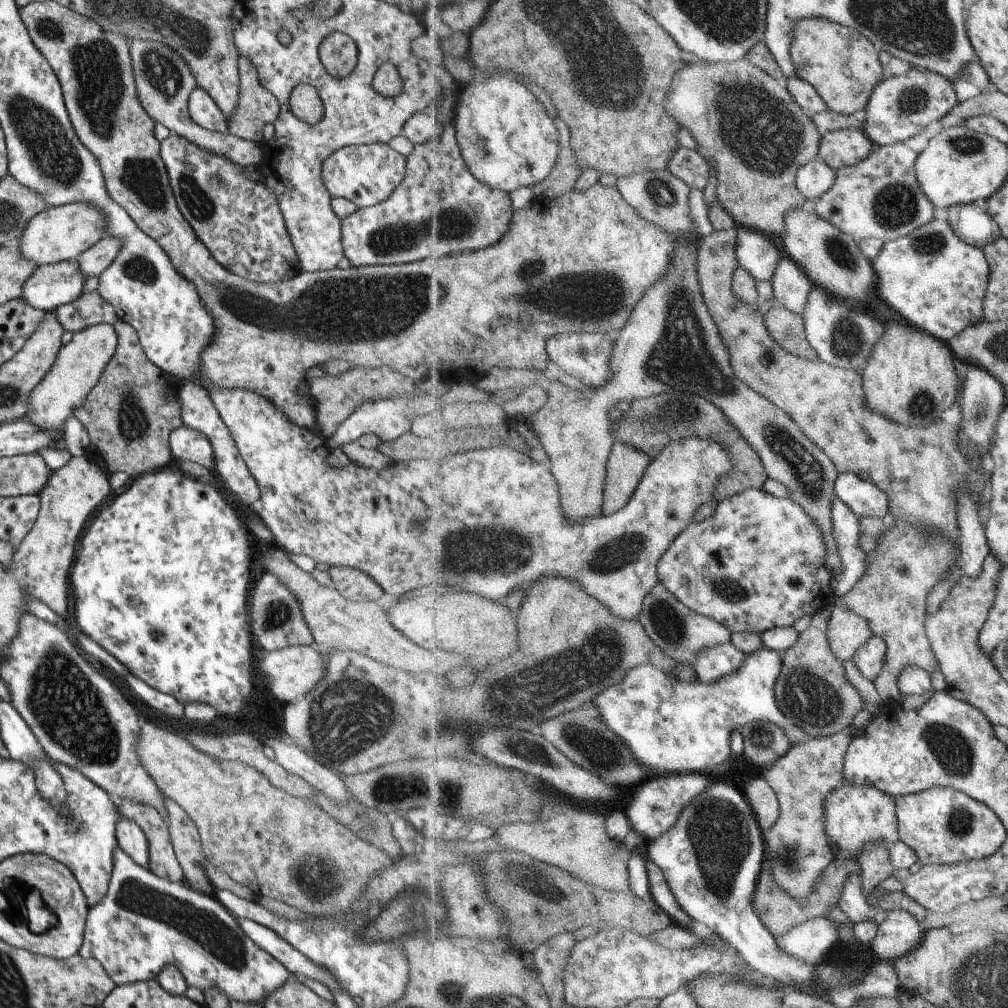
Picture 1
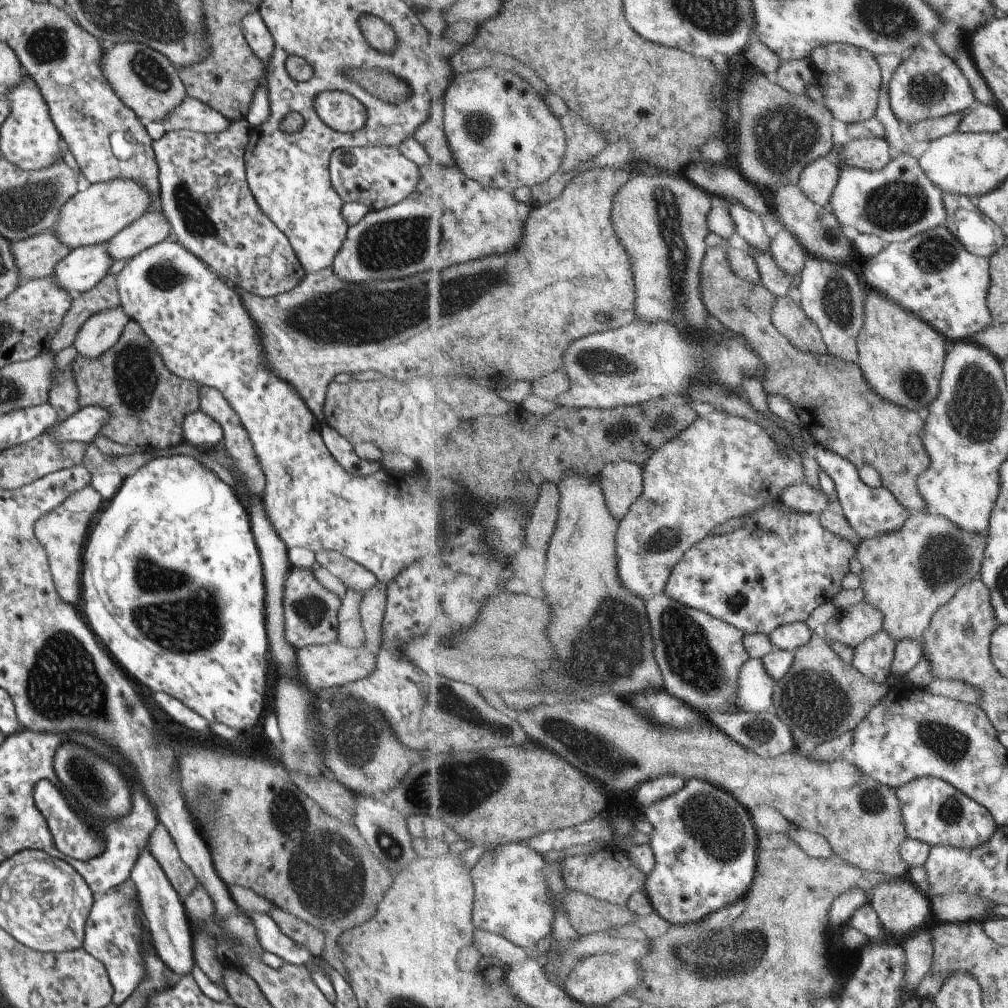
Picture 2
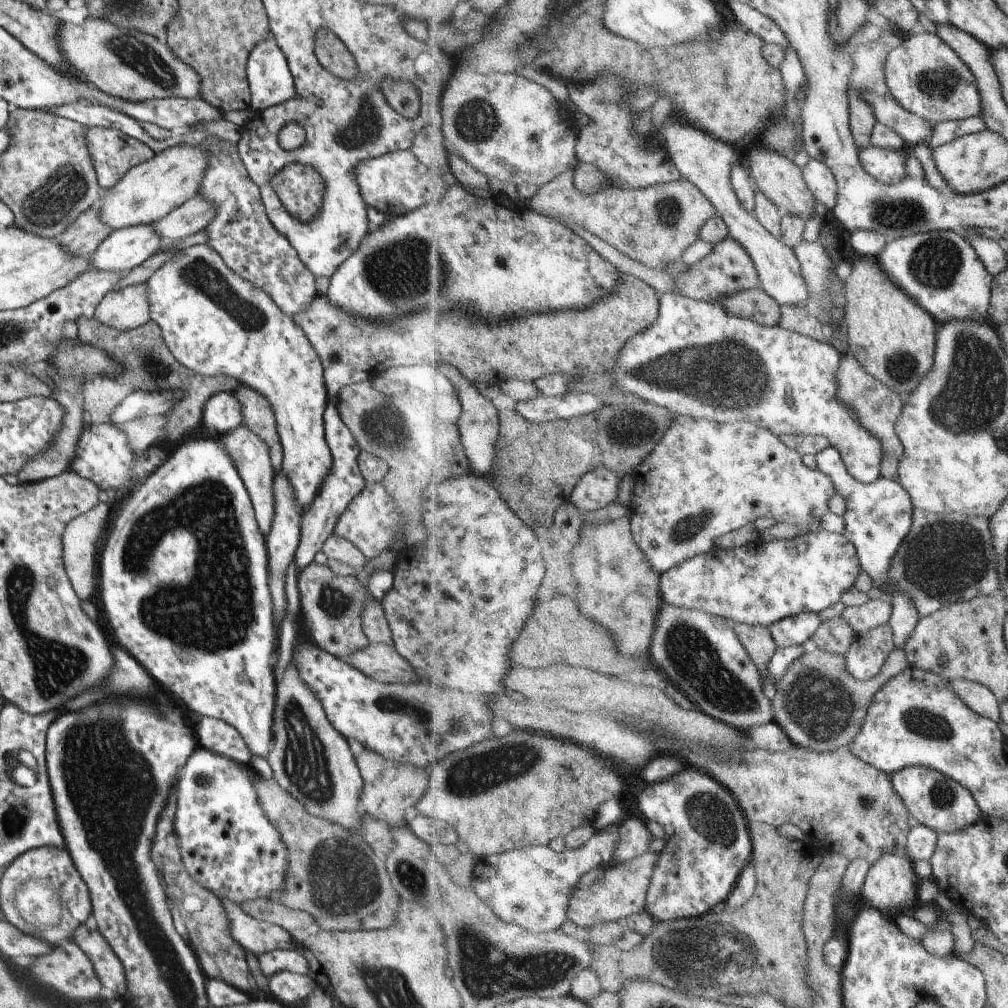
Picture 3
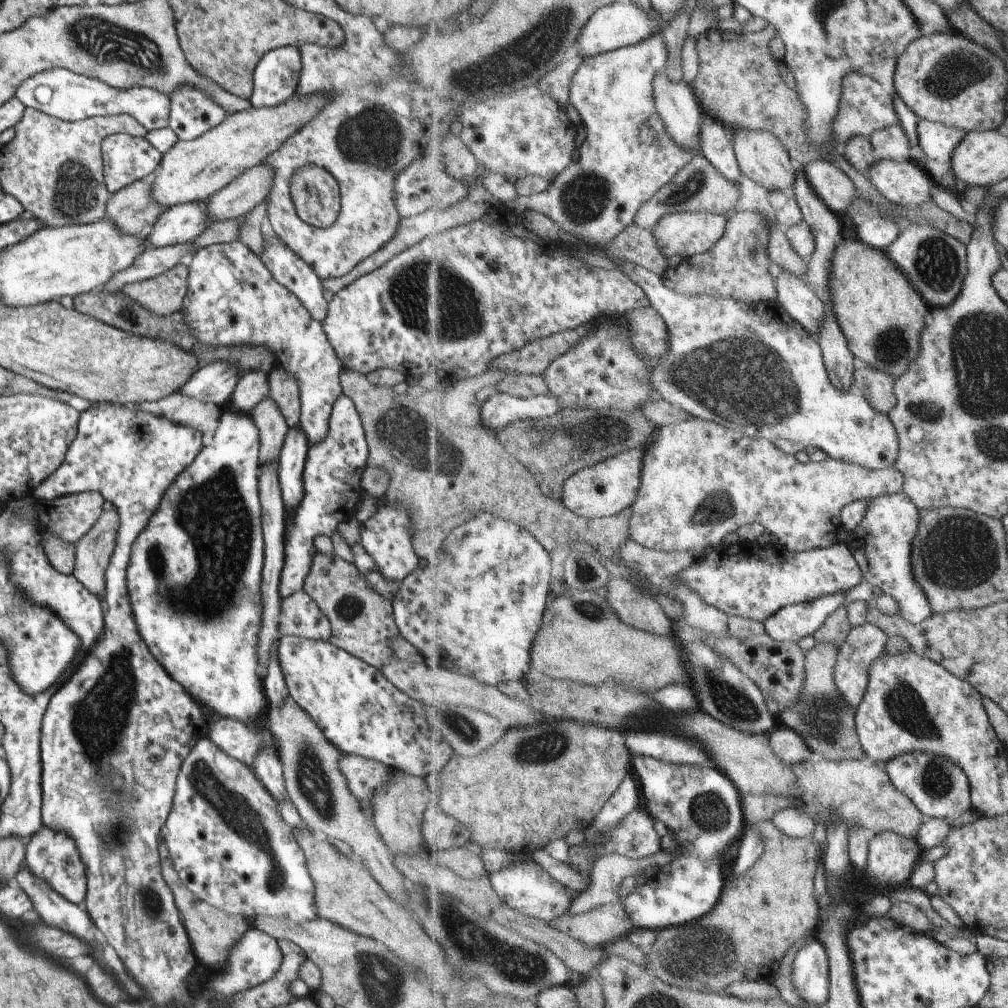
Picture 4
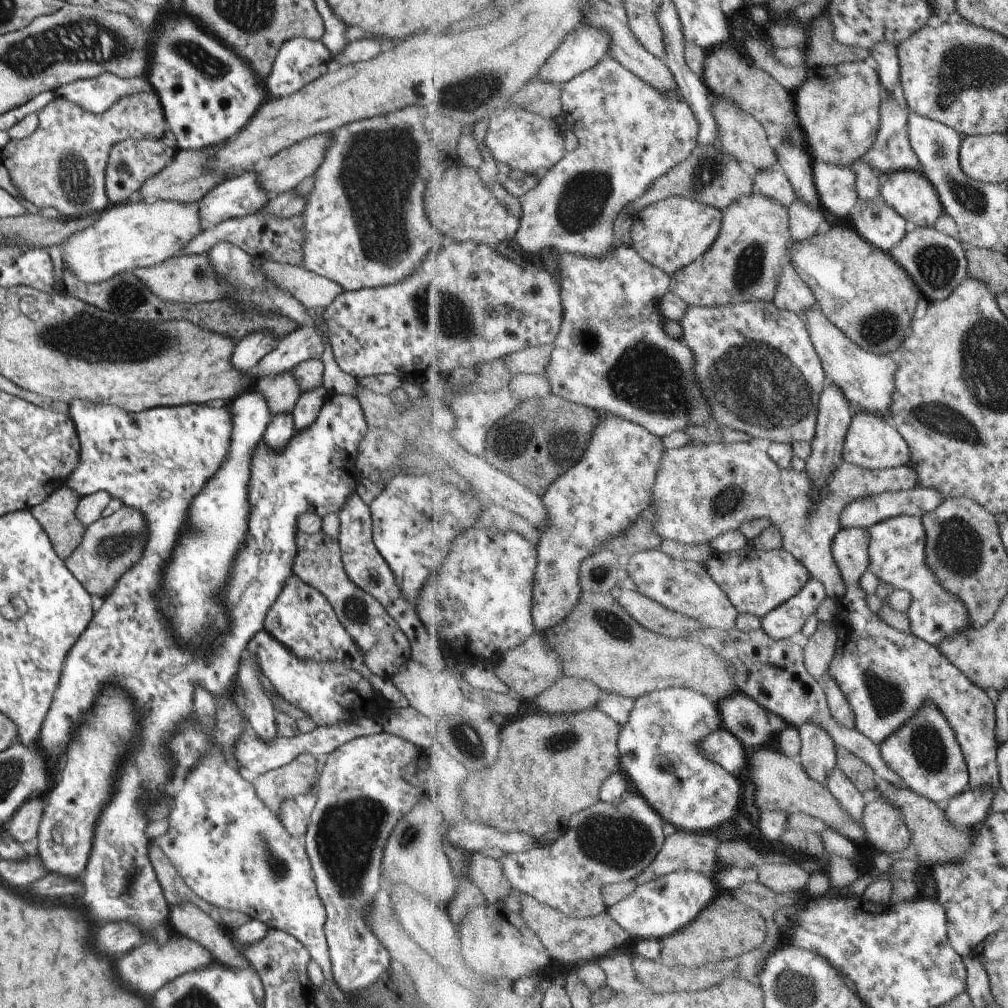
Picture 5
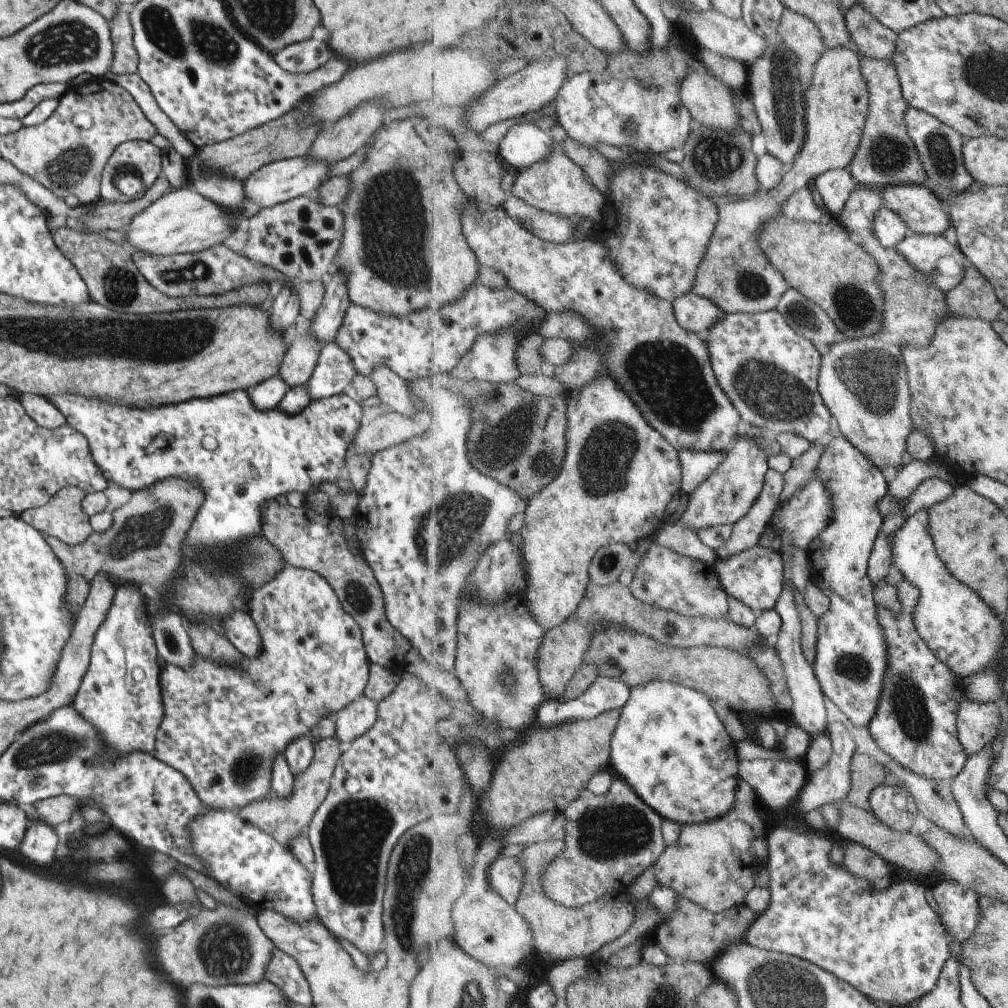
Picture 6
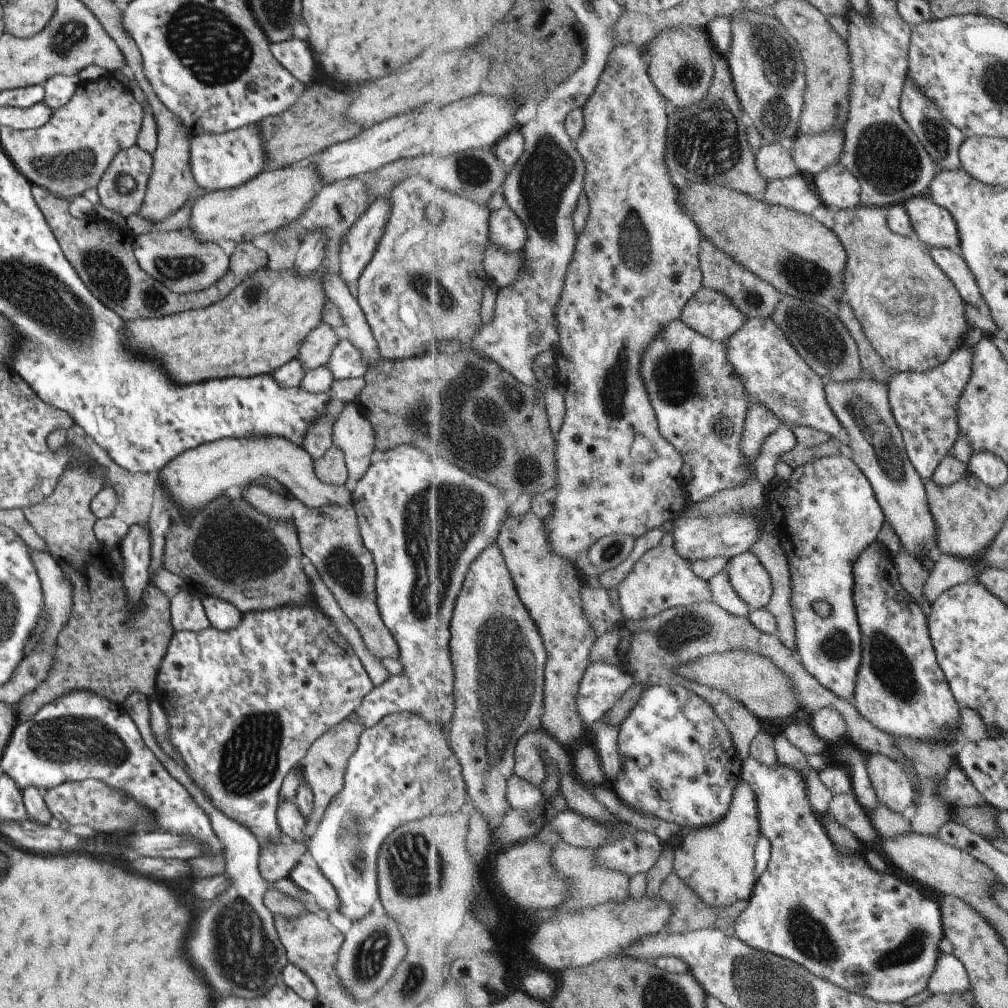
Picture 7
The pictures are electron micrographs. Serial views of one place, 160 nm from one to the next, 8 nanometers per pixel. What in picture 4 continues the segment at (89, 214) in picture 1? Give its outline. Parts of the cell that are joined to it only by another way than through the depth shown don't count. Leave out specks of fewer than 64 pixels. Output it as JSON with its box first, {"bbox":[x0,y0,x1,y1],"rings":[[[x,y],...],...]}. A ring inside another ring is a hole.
{"bbox":[150,93,330,208],"rings":[[[294,93],[282,104],[273,107],[251,107],[248,110],[231,113],[218,126],[205,132],[193,141],[177,141],[175,145],[162,155],[157,170],[153,174],[150,184],[150,197],[163,208],[181,205],[187,202],[203,201],[215,192],[228,186],[237,176],[245,173],[245,170],[253,169],[260,164],[266,157],[278,150],[291,136],[294,136],[302,127],[309,123],[318,111],[330,100],[326,94],[315,93],[306,97],[298,96]]]}

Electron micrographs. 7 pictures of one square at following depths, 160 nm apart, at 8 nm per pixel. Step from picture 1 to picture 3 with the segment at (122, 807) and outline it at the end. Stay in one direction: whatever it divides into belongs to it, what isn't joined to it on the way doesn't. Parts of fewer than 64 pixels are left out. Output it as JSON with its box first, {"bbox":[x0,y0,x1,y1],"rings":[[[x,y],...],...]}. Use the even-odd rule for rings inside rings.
{"bbox":[162,832,253,994],"rings":[[[173,832],[166,834],[166,842],[162,852],[163,862],[163,882],[165,886],[171,888],[173,900],[179,914],[185,922],[185,928],[188,934],[188,942],[198,959],[200,969],[209,979],[219,979],[226,982],[237,990],[250,994],[252,992],[253,982],[251,974],[245,963],[245,953],[241,945],[234,943],[230,935],[229,919],[222,904],[217,896],[200,887],[196,881],[189,876],[185,867],[181,864],[179,851],[176,845],[176,838]]]}

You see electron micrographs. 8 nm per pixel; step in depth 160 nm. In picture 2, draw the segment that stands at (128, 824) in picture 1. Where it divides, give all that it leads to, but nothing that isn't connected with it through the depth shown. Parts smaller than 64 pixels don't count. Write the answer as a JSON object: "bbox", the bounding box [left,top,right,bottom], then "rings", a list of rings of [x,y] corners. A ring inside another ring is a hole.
{"bbox":[129,849,194,976],"rings":[[[142,849],[138,854],[129,881],[135,889],[140,912],[159,958],[165,963],[166,968],[177,976],[189,973],[194,965],[190,924],[176,890],[147,849]]]}

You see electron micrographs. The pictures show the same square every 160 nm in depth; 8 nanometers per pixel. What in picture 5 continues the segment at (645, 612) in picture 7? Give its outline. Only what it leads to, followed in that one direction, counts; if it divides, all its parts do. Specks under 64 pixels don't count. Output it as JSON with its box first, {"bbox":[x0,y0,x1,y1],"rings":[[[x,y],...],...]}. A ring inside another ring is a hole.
{"bbox":[625,548,739,631],"rings":[[[661,548],[635,553],[625,560],[625,570],[629,579],[634,583],[636,590],[649,599],[659,602],[671,611],[678,611],[694,620],[703,627],[719,629],[721,631],[733,631],[736,629],[736,621],[739,617],[738,609],[732,604],[729,596],[719,587],[719,584],[711,577],[705,566],[689,560],[671,557]]]}

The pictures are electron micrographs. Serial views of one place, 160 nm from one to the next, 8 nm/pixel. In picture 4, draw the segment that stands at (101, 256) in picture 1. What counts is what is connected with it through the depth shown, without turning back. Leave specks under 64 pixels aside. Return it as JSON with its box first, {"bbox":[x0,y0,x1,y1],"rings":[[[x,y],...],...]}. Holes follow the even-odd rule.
{"bbox":[203,161,274,222],"rings":[[[265,161],[245,170],[228,186],[203,200],[212,222],[236,219],[264,202],[274,184],[274,168]]]}

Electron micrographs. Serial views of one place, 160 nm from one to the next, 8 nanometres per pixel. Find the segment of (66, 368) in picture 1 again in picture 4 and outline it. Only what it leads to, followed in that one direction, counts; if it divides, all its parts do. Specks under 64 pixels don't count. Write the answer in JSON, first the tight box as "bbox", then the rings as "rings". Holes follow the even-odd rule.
{"bbox":[122,262,188,315],"rings":[[[185,262],[165,270],[155,277],[128,283],[122,294],[155,315],[169,315],[180,311],[188,292],[186,279],[188,270]]]}

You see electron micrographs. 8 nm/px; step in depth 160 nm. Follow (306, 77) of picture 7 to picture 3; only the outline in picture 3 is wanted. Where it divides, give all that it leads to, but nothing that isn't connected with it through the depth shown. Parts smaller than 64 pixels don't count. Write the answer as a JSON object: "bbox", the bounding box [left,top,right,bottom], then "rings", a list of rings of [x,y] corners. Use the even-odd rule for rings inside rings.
{"bbox":[245,36,294,114],"rings":[[[269,36],[265,41],[259,41],[249,51],[245,74],[250,96],[247,108],[252,114],[289,100],[294,96],[294,82],[287,61],[277,43]]]}

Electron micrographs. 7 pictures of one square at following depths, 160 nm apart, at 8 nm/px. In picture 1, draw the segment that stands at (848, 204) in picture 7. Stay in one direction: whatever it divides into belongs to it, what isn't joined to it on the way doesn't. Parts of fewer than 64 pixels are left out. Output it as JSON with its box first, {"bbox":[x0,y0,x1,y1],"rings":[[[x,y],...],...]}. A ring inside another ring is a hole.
{"bbox":[796,158,837,200],"rings":[[[821,158],[803,165],[796,176],[799,190],[807,199],[815,200],[827,194],[835,184],[837,170]]]}

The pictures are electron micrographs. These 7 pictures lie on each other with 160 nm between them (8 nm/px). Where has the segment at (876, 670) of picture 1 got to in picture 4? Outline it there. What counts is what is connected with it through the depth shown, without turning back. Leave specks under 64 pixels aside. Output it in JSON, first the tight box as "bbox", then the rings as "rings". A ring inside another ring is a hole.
{"bbox":[835,622,889,712],"rings":[[[866,622],[860,627],[853,627],[846,642],[840,646],[840,657],[835,671],[836,686],[844,702],[847,702],[855,712],[858,711],[858,706],[862,704],[868,691],[872,666],[884,657],[888,638],[889,636],[881,628]]]}

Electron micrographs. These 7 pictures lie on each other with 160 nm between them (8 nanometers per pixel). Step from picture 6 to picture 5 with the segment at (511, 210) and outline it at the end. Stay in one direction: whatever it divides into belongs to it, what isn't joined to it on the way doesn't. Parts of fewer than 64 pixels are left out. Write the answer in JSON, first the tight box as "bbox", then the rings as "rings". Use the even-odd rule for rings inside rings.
{"bbox":[514,56,700,258],"rings":[[[605,56],[601,62],[594,68],[579,74],[573,80],[562,84],[562,102],[563,102],[563,113],[565,115],[565,121],[569,128],[571,128],[579,143],[573,146],[570,151],[566,154],[564,161],[561,161],[559,165],[553,167],[550,171],[543,173],[538,177],[539,182],[531,192],[525,194],[524,197],[520,198],[522,211],[520,216],[520,230],[517,230],[517,235],[514,241],[521,247],[524,253],[528,253],[530,256],[537,256],[543,250],[547,248],[557,248],[560,251],[565,251],[571,254],[577,254],[580,257],[585,258],[605,258],[614,247],[616,246],[615,232],[613,232],[613,222],[615,218],[623,208],[629,204],[629,202],[637,202],[639,198],[643,198],[645,194],[653,188],[653,185],[664,177],[665,174],[671,172],[681,162],[684,162],[693,153],[693,150],[698,146],[698,137],[700,134],[700,123],[697,121],[696,115],[693,113],[692,107],[686,102],[686,100],[678,92],[661,92],[654,88],[644,79],[640,79],[640,76],[634,74],[628,67],[623,66],[617,58],[613,56]]]}

